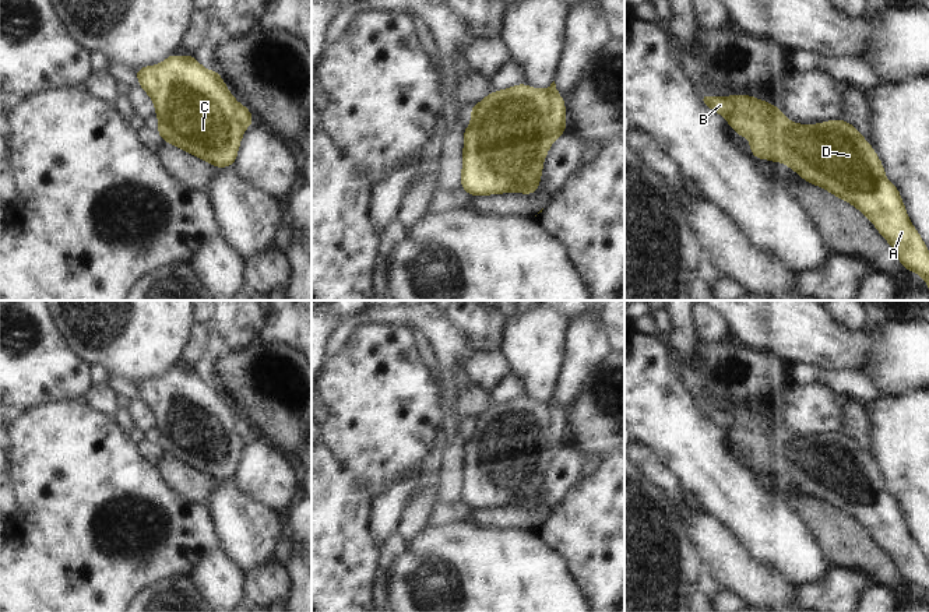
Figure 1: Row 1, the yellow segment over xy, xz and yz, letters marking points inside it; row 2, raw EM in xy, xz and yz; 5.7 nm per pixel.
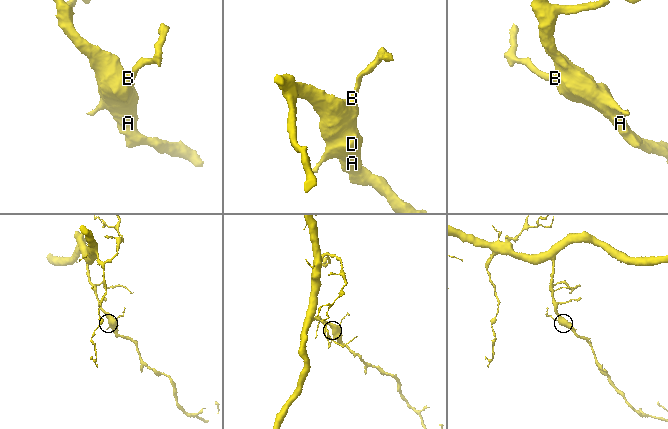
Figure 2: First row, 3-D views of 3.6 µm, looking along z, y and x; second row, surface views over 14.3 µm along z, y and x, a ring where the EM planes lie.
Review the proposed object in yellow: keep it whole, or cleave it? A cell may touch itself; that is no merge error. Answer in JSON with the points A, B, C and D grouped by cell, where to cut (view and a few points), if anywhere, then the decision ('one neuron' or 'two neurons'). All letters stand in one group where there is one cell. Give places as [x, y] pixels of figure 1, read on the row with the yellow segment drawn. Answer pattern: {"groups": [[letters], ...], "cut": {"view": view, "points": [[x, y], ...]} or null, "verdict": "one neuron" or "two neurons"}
{"groups": [["A", "C", "D"], ["B"]], "cut": {"view": "yz", "points": [[781, 111], [774, 116], [763, 119], [752, 118]]}, "verdict": "two neurons"}

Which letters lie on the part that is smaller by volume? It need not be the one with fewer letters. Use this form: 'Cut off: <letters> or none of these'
Cut off: B

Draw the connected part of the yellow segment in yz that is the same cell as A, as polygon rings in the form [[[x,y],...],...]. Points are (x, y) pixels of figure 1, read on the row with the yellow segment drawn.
[[[750,95],[736,96],[739,116],[728,124],[742,137],[750,140],[750,151],[759,159],[784,162],[806,182],[820,186],[831,194],[851,203],[862,211],[880,235],[891,245],[901,265],[919,274],[929,286],[929,252],[905,212],[898,189],[886,179],[883,163],[872,145],[849,123],[837,119],[819,124],[795,124],[788,120],[782,109],[775,117],[754,120],[759,109],[764,112],[770,102]]]

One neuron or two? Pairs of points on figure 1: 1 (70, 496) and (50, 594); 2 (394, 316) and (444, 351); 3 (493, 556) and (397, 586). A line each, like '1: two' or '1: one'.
1: one
2: one
3: one

